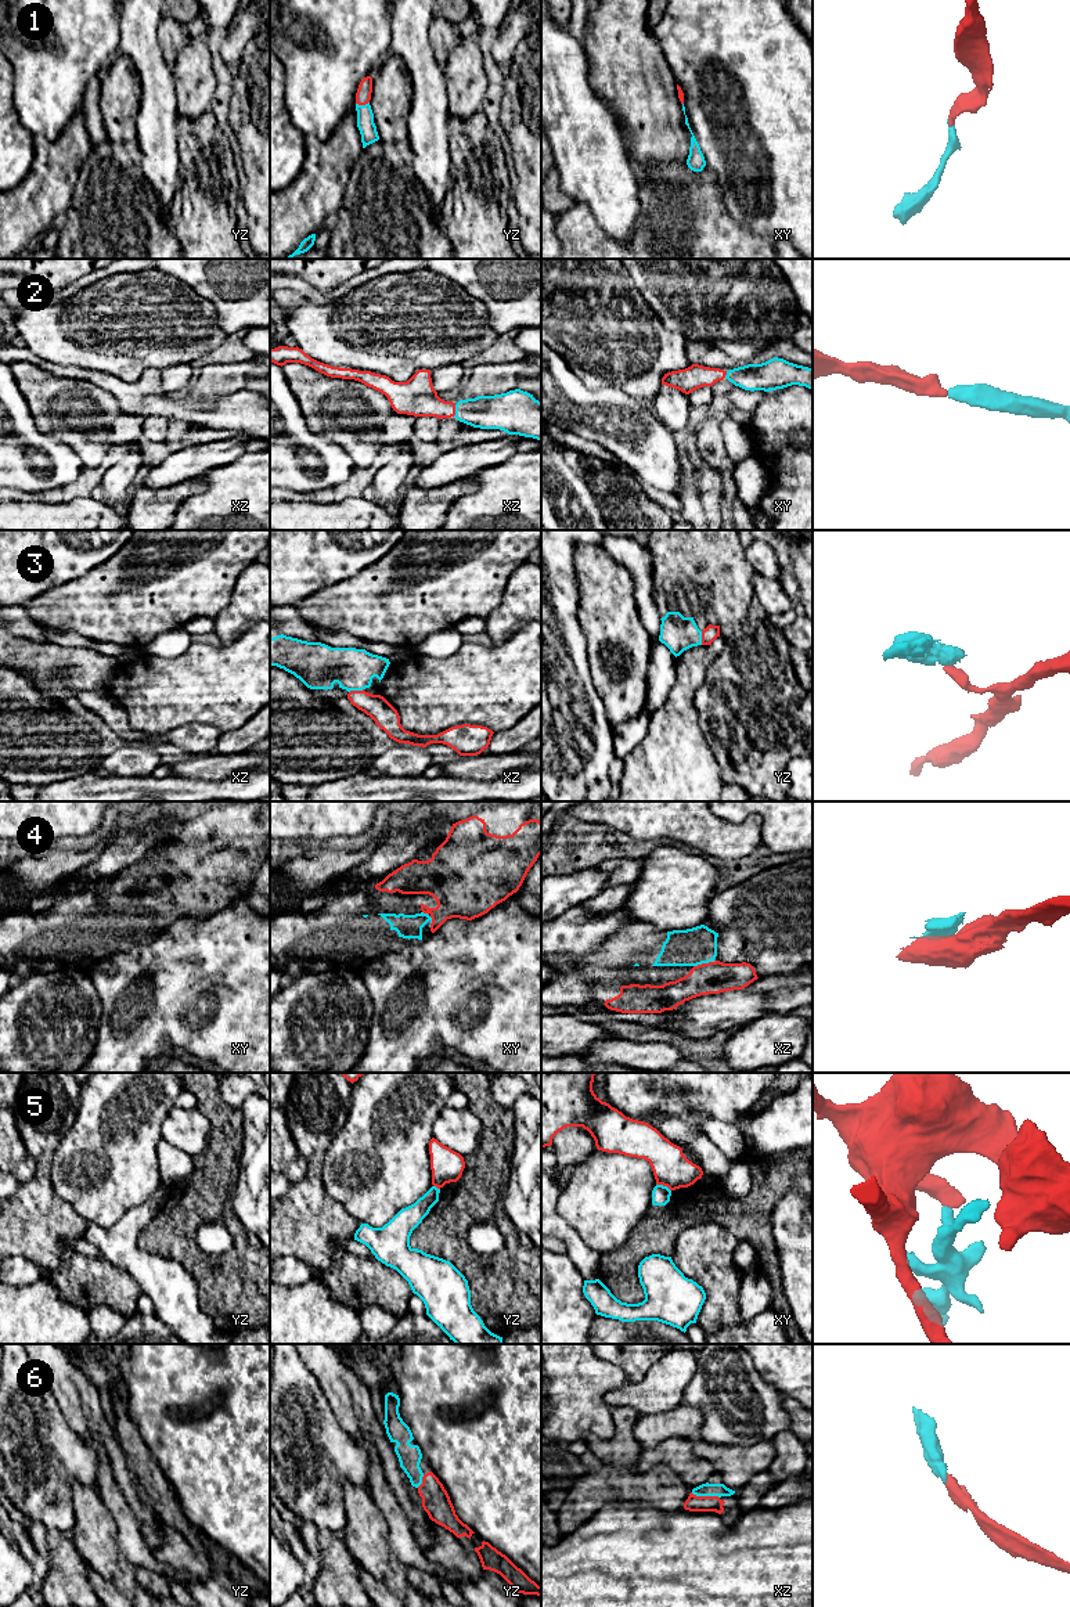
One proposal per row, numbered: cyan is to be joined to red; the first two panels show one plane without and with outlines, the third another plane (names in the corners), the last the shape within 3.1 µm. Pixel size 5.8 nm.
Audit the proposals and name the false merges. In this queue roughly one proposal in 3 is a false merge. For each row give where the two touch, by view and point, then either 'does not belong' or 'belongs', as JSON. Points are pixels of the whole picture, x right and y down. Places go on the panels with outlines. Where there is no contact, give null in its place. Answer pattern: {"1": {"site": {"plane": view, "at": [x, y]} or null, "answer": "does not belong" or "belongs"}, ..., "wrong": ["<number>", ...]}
{"1": {"site": {"plane": "yz", "at": [361, 104]}, "answer": "belongs"}, "2": {"site": {"plane": "xz", "at": [454, 410]}, "answer": "belongs"}, "3": {"site": {"plane": "xz", "at": [356, 691]}, "answer": "does not belong"}, "4": {"site": {"plane": "xz", "at": [702, 964]}, "answer": "belongs"}, "5": {"site": {"plane": "xy", "at": [663, 1185]}, "answer": "does not belong"}, "6": {"site": {"plane": "xz", "at": [705, 1496]}, "answer": "belongs"}, "wrong": ["3", "5"]}

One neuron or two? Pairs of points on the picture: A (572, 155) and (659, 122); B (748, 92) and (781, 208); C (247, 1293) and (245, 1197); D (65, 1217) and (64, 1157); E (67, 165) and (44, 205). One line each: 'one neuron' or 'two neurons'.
A: two neurons
B: one neuron
C: two neurons
D: two neurons
E: one neuron

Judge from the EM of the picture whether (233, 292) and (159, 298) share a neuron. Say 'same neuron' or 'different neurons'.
different neurons

